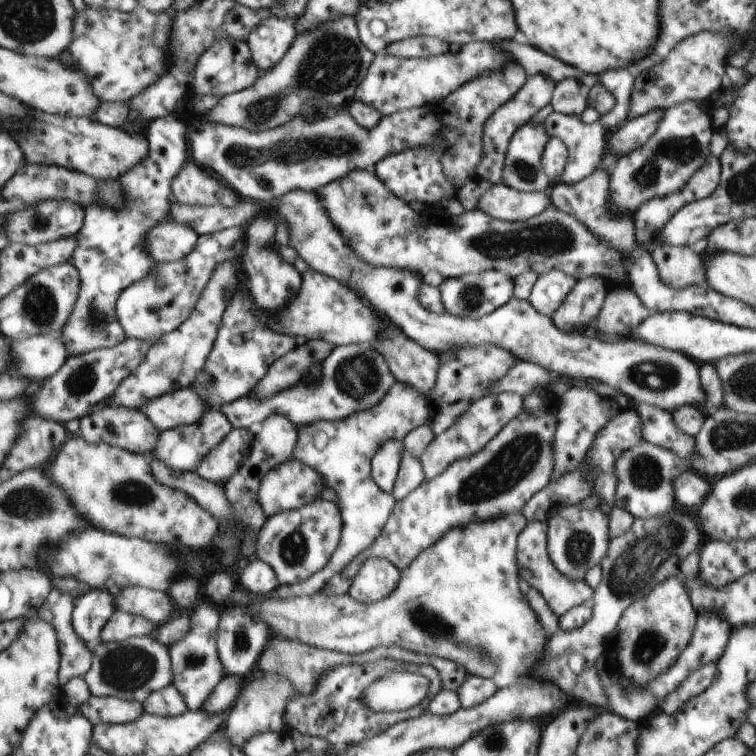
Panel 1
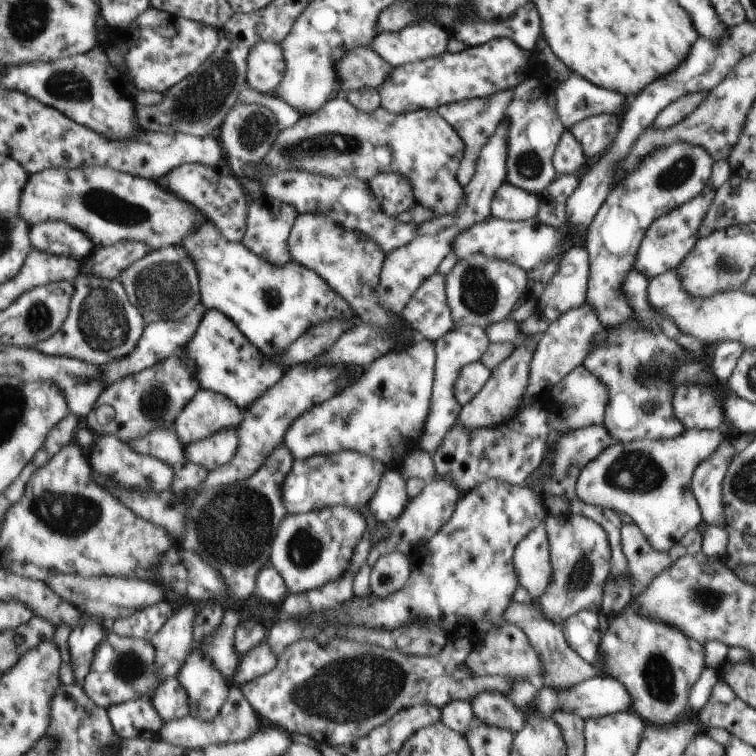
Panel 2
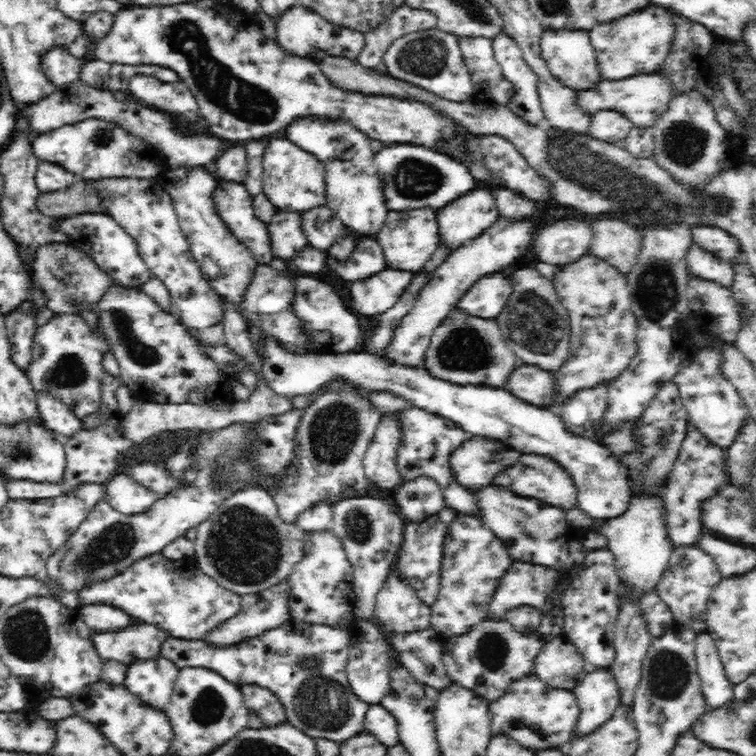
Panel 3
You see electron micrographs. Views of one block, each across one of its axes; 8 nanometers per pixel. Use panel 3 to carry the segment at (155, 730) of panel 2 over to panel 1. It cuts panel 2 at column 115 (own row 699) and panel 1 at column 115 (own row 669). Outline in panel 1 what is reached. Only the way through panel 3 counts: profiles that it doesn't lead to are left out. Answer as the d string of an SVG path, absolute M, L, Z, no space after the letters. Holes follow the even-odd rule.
M93 695L79 708L94 725L129 724L130 722L137 722L146 713L144 703L139 701Z

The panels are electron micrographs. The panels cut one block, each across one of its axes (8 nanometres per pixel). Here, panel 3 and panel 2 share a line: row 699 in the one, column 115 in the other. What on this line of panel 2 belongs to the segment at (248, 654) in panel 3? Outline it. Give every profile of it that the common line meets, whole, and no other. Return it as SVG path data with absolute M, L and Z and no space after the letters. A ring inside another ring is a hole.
M80 272L73 281L76 294L68 319L55 336L38 344L39 352L47 356L77 358L101 367L129 356L137 348L148 322L143 312L131 304L125 285L117 278L105 280L85 272Z

